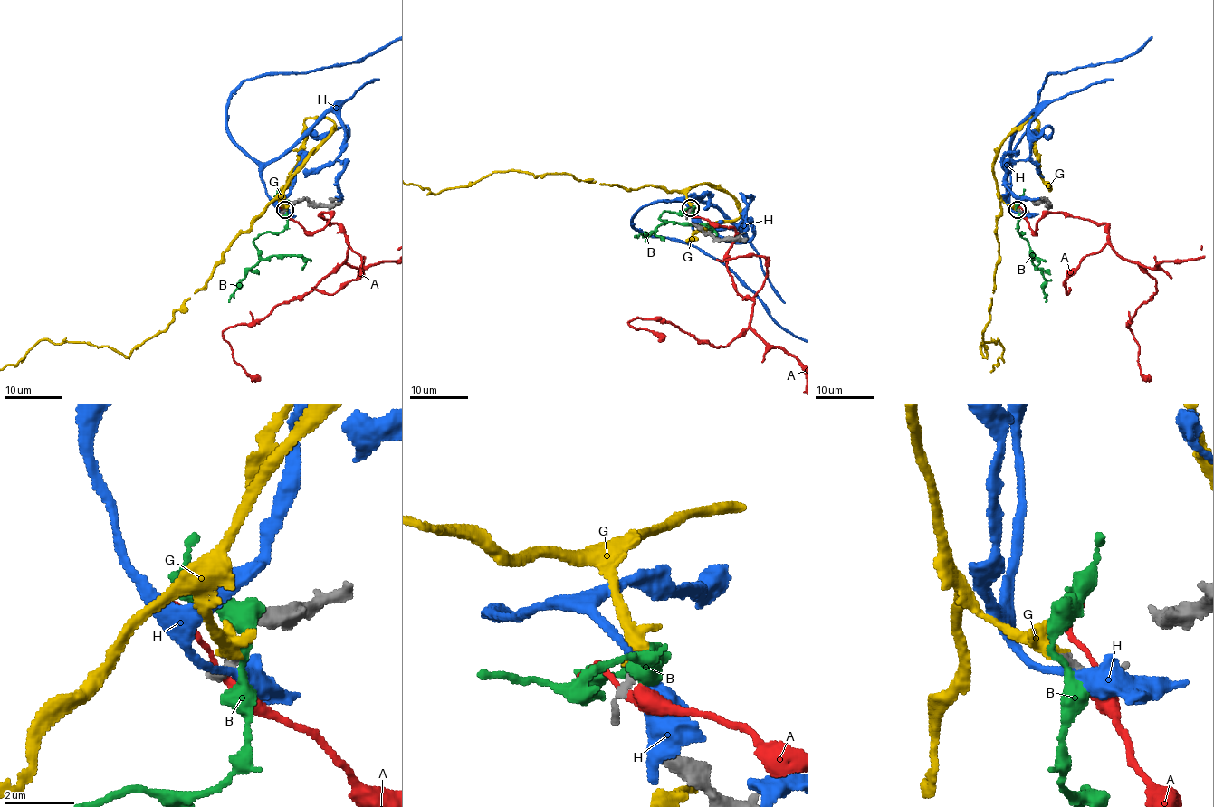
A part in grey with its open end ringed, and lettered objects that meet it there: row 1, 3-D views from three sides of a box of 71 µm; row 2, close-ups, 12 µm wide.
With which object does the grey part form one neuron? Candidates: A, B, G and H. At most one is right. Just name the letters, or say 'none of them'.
G

